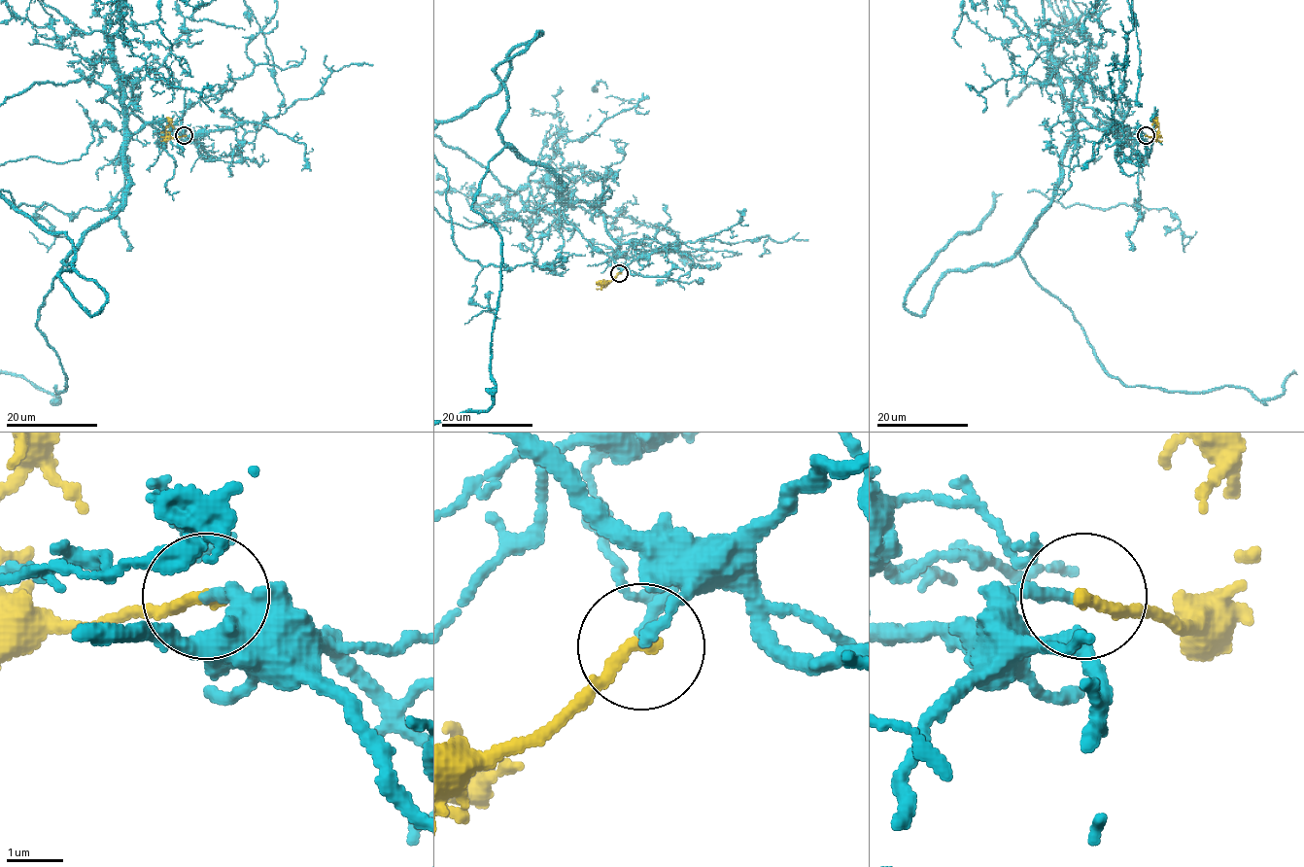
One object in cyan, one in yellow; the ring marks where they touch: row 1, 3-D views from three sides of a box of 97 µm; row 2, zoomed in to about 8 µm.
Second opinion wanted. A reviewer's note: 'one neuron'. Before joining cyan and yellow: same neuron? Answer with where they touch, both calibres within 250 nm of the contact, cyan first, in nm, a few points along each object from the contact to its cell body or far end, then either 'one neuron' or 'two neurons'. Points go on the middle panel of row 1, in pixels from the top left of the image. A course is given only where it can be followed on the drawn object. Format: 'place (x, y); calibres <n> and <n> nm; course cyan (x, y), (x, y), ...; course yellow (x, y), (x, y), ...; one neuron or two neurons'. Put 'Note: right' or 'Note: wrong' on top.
Note: right
place (619, 273); calibres 140 and 280 nm; course cyan (619, 272), (604, 215), (568, 201), (543, 166), (507, 147), (472, 208), (501, 239), (492, 404); course yellow (619, 273), (600, 286), (602, 283); one neuron

